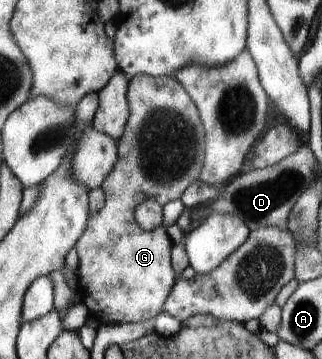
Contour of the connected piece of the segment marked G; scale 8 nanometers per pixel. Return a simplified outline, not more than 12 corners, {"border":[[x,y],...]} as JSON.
{"border":[[129,78],[113,170],[74,246],[101,325],[148,324],[177,284],[143,199],[179,200],[206,132],[178,79]]}

